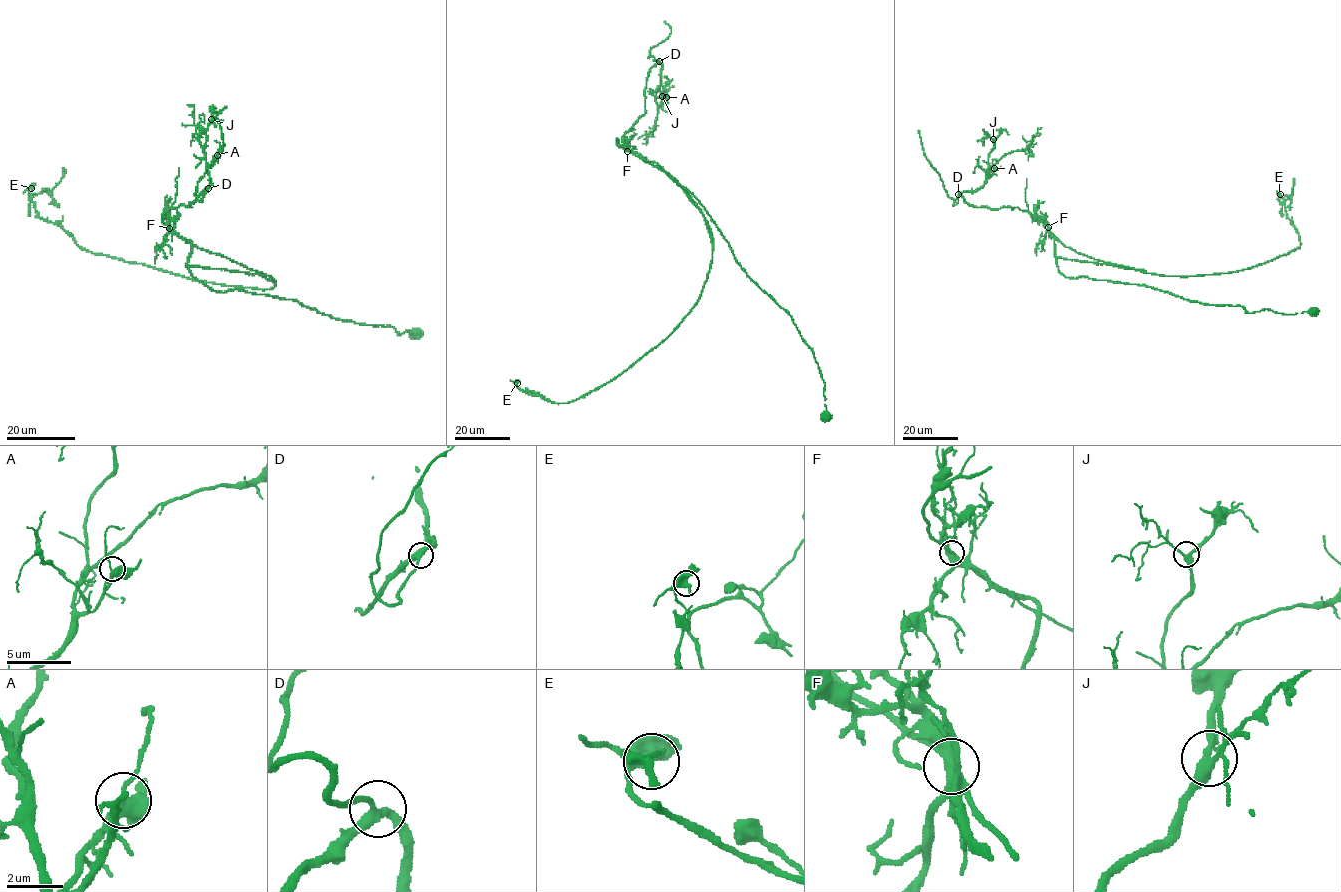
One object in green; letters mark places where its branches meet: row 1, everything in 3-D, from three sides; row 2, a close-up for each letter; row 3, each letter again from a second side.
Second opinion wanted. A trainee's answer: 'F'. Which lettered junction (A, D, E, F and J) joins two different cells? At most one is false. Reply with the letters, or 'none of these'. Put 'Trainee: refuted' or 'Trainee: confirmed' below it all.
F
Trainee: confirmed

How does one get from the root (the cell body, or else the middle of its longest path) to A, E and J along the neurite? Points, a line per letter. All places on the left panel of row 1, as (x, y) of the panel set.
A: (415, 334), (197, 280), (192, 242), (162, 215), (191, 206), (211, 184), (217, 155)
E: (415, 334), (217, 292), (188, 268), (259, 274), (275, 286), (88, 252), (38, 215), (31, 188)
J: (415, 334), (217, 292), (192, 275), (192, 242), (162, 215), (211, 184), (199, 138), (211, 119)

